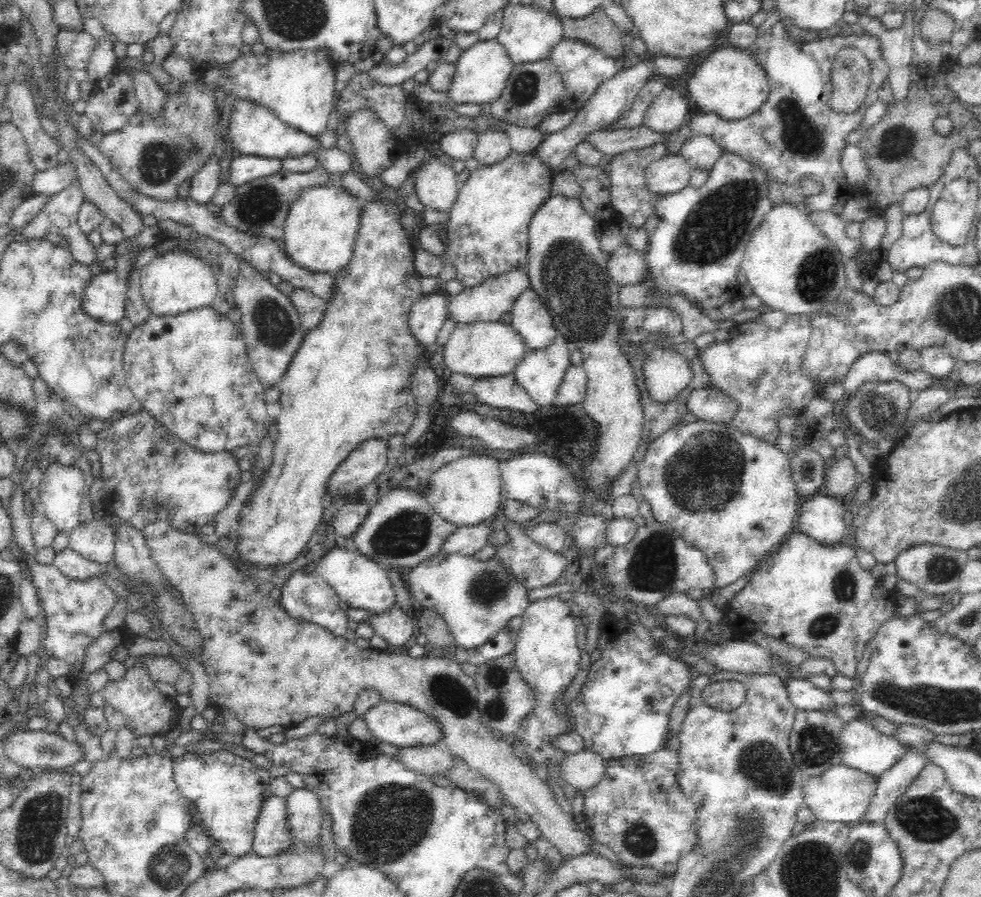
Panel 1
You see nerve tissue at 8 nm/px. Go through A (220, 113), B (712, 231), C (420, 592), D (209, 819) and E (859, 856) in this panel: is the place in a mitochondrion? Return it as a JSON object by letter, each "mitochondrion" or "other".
{"A":"other","B":"mitochondrion","C":"other","D":"other","E":"mitochondrion"}

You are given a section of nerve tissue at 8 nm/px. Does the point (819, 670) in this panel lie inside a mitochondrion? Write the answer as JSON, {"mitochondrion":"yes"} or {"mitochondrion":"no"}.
{"mitochondrion":"no"}

